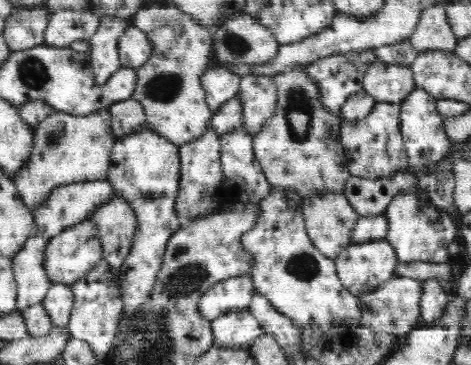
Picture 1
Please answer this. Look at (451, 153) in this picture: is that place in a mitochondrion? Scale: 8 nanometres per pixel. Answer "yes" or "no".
no

